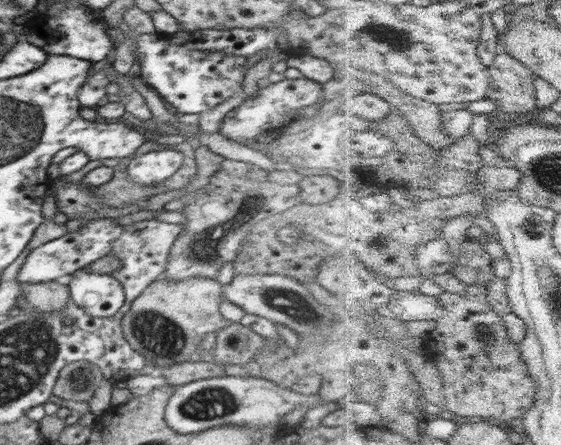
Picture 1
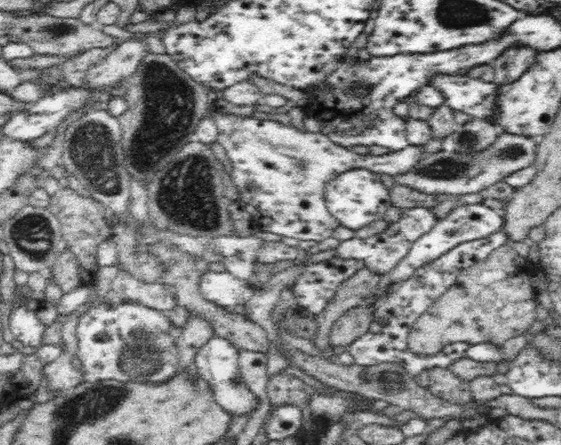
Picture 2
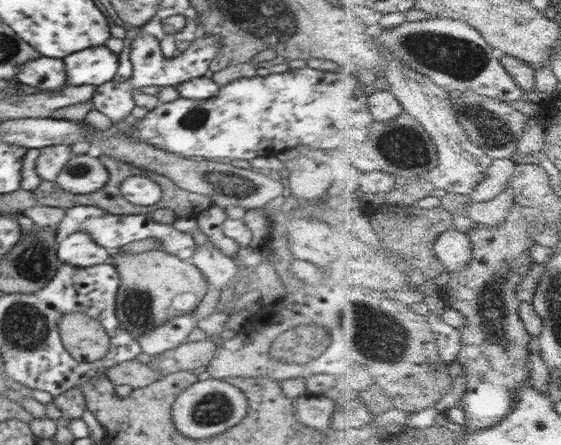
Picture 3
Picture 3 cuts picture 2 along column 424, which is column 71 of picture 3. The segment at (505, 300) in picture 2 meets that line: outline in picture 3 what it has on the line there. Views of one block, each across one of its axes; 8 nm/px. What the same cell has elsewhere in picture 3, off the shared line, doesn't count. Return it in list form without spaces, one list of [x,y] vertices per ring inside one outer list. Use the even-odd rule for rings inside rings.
[[[68,313],[57,324],[65,349],[80,363],[95,365],[109,357],[110,337],[98,320],[82,313]]]

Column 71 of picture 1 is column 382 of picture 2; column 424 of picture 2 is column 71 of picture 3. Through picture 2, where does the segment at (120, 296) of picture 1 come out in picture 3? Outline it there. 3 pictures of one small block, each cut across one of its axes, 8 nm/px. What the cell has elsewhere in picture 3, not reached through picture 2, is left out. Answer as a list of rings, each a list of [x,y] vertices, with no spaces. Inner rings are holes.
[[[74,232],[58,244],[57,256],[60,263],[89,267],[110,261],[112,252],[98,246],[87,232]]]

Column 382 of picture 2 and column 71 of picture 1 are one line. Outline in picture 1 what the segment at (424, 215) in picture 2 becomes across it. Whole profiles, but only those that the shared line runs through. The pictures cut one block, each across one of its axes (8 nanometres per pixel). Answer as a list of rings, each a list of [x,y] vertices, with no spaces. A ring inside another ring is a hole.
[[[101,218],[88,221],[78,231],[67,231],[62,238],[52,240],[30,251],[30,255],[26,258],[18,273],[18,282],[22,285],[27,285],[30,283],[56,281],[62,276],[71,275],[77,270],[84,269],[88,264],[110,255],[112,243],[118,240],[125,231],[125,227],[114,219]]]

